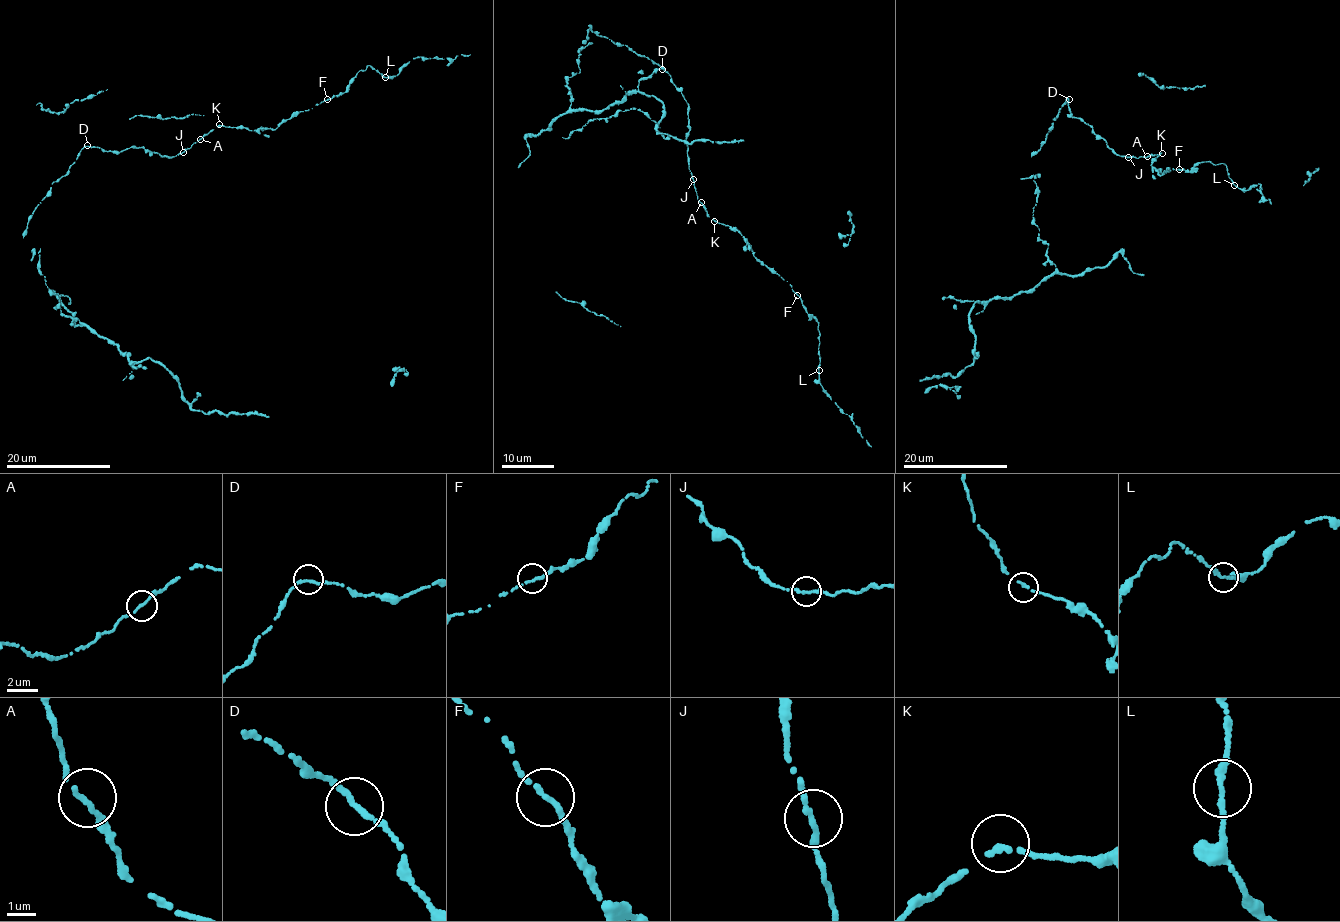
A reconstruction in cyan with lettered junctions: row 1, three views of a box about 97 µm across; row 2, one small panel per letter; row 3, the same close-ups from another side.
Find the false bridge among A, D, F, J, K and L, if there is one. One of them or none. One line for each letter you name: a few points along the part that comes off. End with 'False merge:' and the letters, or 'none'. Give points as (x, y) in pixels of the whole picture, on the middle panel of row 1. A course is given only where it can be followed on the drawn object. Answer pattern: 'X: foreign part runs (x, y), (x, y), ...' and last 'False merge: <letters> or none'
False merge: none

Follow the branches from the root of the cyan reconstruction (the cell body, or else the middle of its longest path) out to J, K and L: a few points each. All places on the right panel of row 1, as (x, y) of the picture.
J: (1042, 145), (1053, 119), (1068, 98), (1071, 117), (1092, 125), (1093, 133), (1105, 140), (1118, 155), (1128, 157)
K: (1042, 145), (1068, 98), (1071, 117), (1092, 125), (1093, 133), (1118, 155), (1139, 158), (1162, 153)
L: (1042, 145), (1068, 98), (1071, 117), (1118, 155), (1160, 153), (1151, 163), (1161, 175), (1224, 164), (1233, 184)

